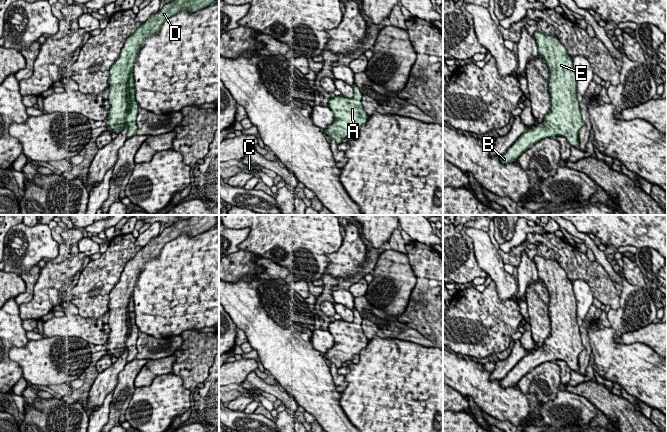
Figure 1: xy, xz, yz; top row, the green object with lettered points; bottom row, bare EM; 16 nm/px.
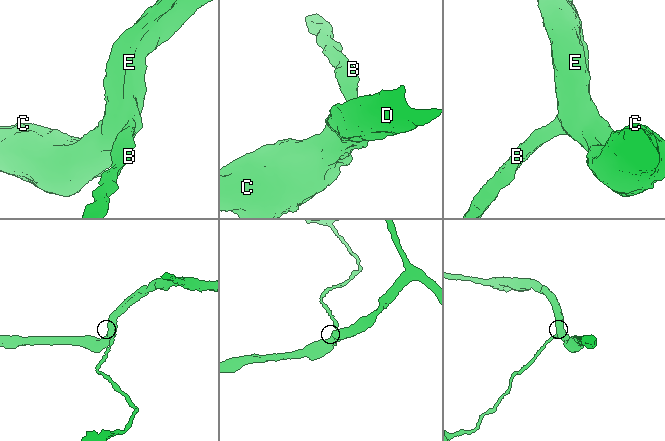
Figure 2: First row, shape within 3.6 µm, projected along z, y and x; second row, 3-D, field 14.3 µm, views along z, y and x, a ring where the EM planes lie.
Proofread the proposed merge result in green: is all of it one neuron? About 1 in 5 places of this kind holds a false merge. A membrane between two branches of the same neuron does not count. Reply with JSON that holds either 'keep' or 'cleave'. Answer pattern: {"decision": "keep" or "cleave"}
{"decision": "keep"}

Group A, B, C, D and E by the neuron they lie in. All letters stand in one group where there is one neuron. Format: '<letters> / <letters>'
A B C D E

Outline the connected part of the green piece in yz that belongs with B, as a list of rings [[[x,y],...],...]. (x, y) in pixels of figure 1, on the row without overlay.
[[[536,255],[534,262],[539,279],[549,293],[550,336],[544,346],[524,356],[500,381],[502,388],[517,384],[528,372],[542,363],[562,360],[579,372],[578,357],[584,350],[577,324],[577,303],[572,282],[565,270],[553,259]]]

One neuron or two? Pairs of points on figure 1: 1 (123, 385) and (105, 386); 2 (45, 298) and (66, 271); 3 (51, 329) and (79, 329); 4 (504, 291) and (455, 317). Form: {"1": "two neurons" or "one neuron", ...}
{"1": "two neurons", "2": "one neuron", "3": "one neuron", "4": "two neurons"}

